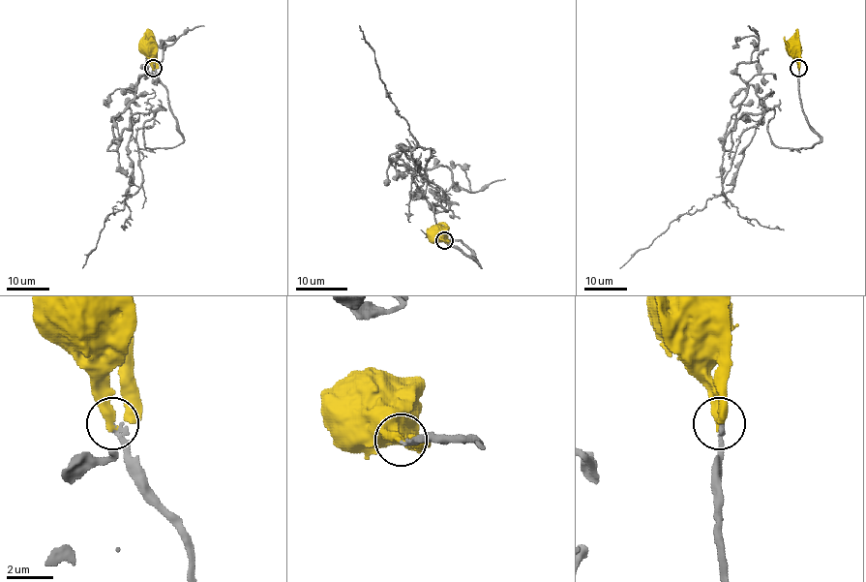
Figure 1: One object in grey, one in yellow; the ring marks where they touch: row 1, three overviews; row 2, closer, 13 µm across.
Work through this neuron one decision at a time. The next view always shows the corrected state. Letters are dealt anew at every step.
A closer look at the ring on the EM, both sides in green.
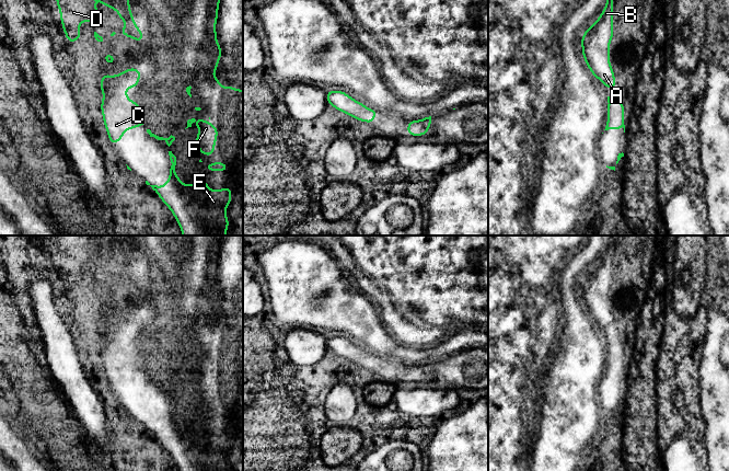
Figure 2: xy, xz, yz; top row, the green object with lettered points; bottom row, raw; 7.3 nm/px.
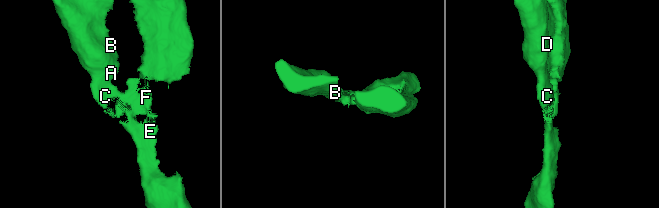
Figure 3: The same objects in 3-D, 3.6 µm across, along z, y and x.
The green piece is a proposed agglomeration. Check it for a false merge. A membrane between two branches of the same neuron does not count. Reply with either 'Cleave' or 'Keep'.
Keep

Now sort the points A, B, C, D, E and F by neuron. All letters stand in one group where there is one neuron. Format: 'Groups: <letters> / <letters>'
Groups: A B C D E F

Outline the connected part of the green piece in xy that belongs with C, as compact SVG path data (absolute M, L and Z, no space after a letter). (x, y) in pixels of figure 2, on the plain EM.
M128 313L127 315L111 322L103 320L100 333L104 340L101 356L108 379L108 384L115 391L123 382L126 375L146 371L139 348L127 343L128 333L137 333L141 322L140 314Z

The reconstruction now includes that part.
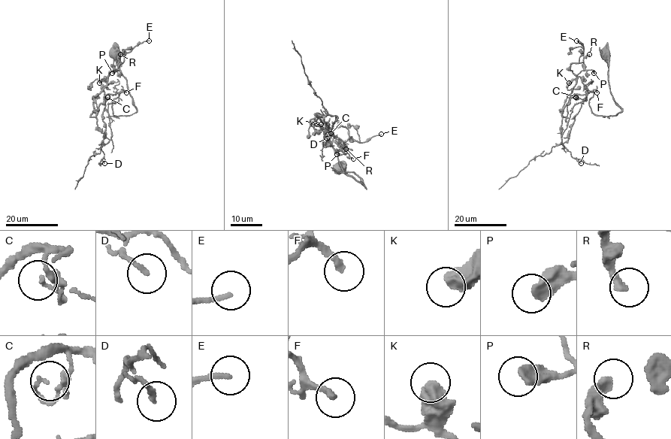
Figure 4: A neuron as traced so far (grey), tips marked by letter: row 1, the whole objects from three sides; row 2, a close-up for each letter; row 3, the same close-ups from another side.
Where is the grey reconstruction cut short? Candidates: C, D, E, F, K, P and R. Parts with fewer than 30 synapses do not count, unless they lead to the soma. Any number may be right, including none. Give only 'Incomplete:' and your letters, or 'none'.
Incomplete: F, R

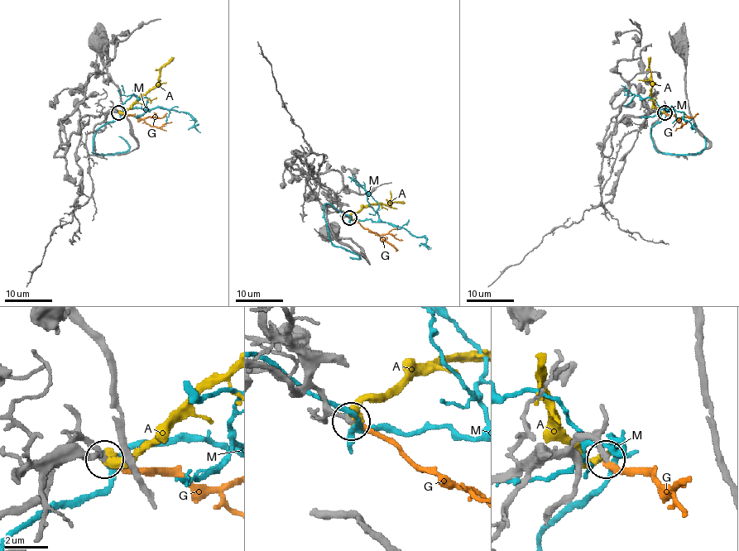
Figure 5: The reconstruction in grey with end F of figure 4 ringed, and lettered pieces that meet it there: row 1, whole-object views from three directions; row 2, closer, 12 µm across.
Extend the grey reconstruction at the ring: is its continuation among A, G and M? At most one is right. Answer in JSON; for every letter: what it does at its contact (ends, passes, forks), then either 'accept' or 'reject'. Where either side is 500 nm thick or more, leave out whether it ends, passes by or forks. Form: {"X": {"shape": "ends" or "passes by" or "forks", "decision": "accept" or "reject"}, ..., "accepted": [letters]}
{"A": {"shape": "ends", "decision": "reject"}, "G": {"shape": "ends", "decision": "accept"}, "M": {"shape": "passes by", "decision": "reject"}, "accepted": ["G"]}

